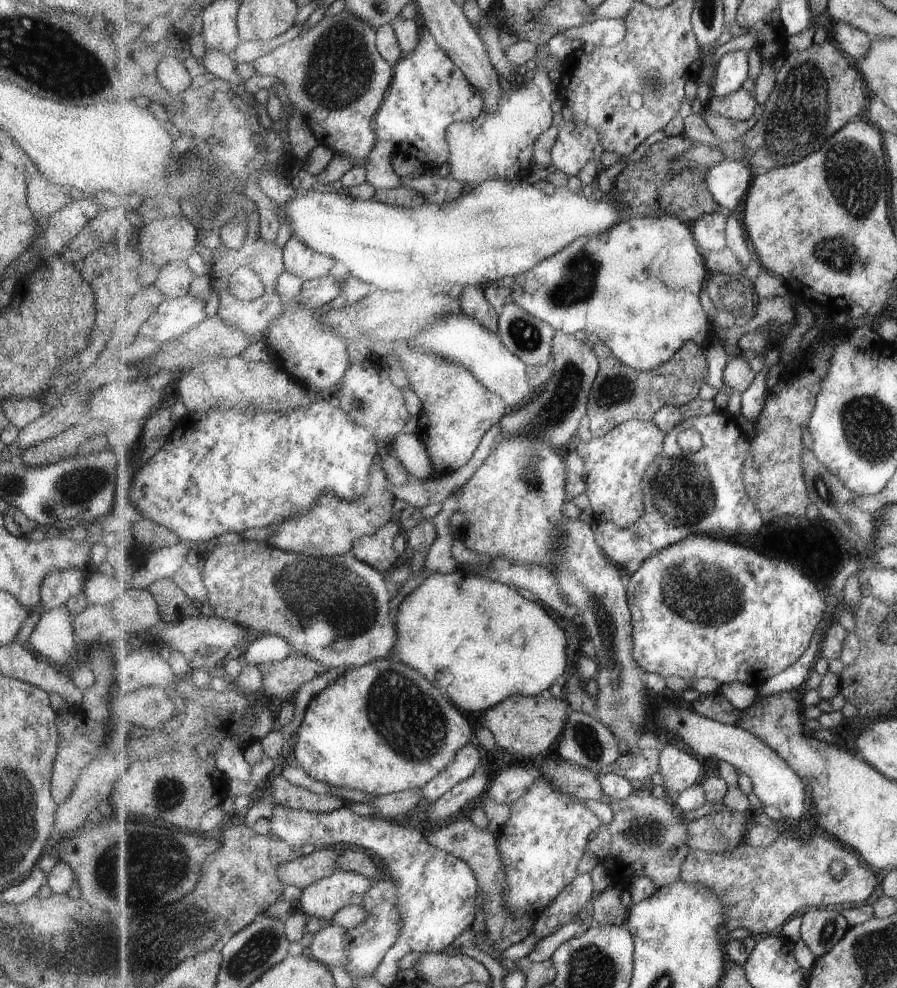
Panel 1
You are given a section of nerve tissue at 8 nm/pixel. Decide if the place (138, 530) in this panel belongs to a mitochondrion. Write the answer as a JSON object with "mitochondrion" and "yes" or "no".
{"mitochondrion":"no"}

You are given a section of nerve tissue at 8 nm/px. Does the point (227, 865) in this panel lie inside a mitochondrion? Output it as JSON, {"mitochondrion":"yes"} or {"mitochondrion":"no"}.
{"mitochondrion":"no"}

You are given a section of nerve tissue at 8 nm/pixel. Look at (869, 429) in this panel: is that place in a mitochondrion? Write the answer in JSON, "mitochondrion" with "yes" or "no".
{"mitochondrion":"yes"}

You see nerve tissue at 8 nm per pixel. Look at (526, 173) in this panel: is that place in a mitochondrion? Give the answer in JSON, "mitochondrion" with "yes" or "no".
{"mitochondrion":"no"}

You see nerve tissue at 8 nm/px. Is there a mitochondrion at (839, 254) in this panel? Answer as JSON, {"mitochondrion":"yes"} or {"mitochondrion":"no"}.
{"mitochondrion":"yes"}

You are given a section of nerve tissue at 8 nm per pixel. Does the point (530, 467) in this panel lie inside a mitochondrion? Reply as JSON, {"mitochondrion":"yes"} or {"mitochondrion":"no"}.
{"mitochondrion":"yes"}

